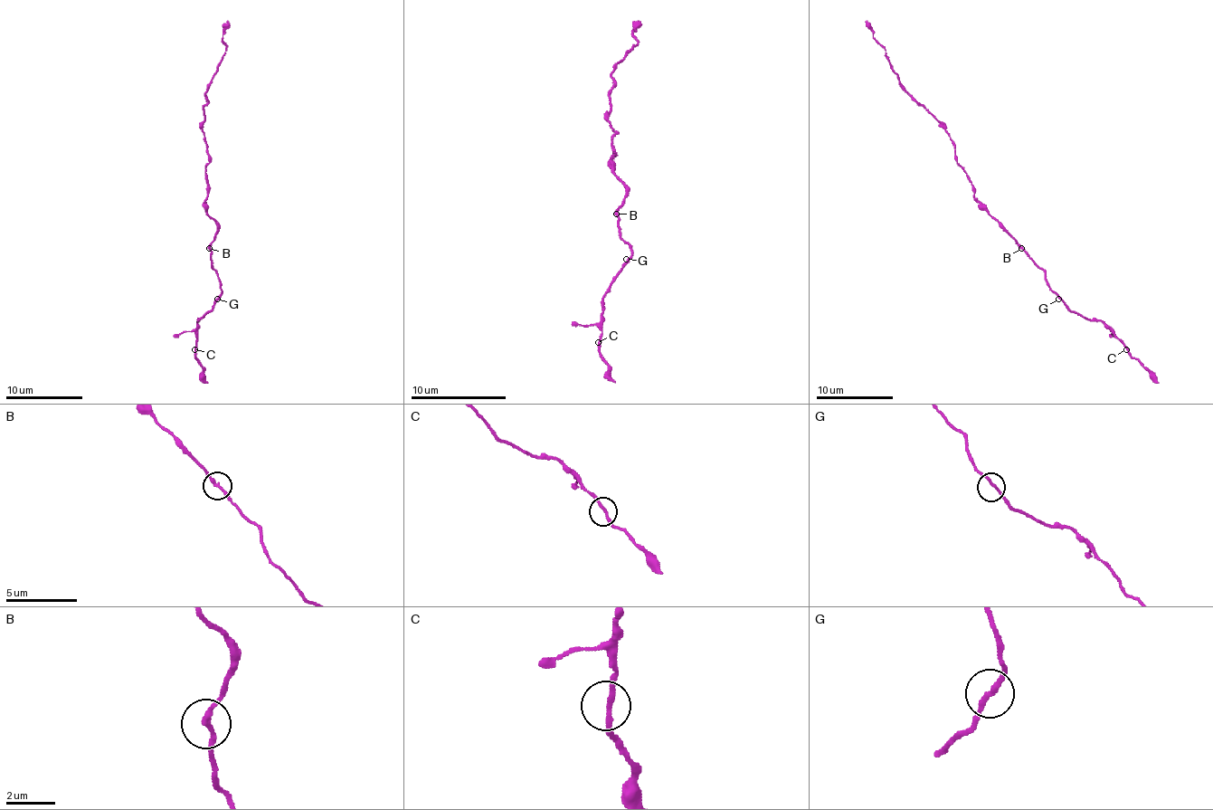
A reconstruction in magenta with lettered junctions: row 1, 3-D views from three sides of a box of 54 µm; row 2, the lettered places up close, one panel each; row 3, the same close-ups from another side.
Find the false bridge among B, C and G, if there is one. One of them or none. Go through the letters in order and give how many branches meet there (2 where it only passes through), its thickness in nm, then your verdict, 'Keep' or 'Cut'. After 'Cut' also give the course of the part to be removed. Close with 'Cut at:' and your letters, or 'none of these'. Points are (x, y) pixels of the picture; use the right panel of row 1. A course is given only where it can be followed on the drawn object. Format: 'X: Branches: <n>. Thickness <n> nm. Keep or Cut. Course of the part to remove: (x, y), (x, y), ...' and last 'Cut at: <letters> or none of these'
B: Branches: 2. Thickness 200 nm. Keep
C: Branches: 2. Thickness 200 nm. Keep
G: Branches: 2. Thickness 190 nm. Keep
Cut at: none of these

